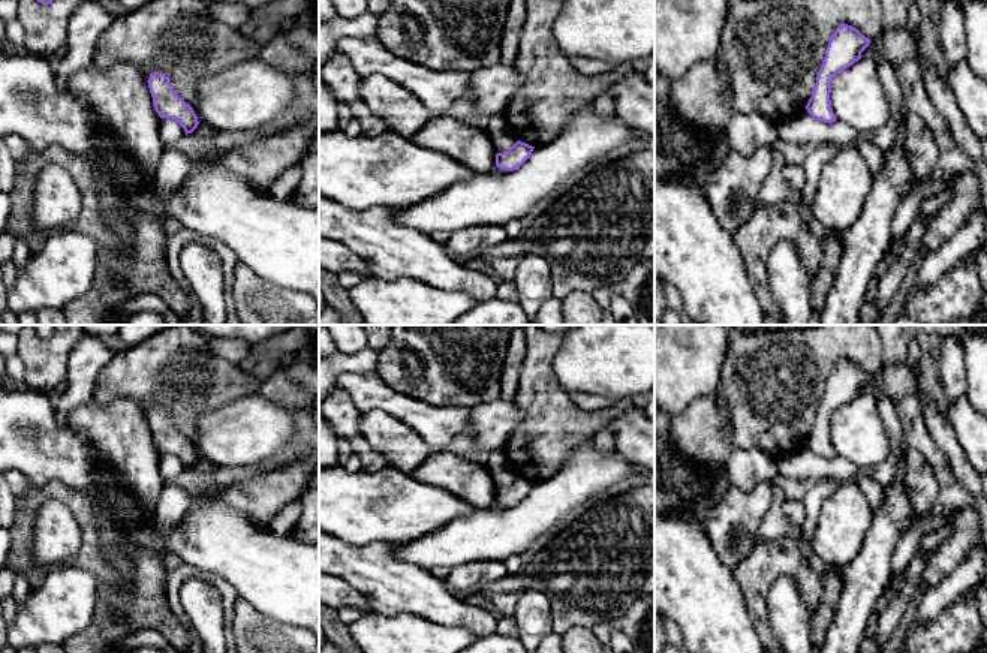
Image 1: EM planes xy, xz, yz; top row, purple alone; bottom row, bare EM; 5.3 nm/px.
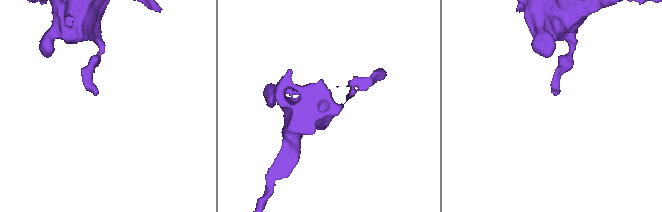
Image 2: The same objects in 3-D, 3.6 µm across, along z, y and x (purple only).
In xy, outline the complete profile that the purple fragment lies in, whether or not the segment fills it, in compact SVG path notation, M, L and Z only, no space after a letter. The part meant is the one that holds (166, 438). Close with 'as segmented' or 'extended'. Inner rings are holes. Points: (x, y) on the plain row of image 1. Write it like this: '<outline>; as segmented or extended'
M153 407L147 418L159 452L172 454L186 470L192 469L199 460L198 452L193 443L175 428L169 413L165 409Z; as segmented

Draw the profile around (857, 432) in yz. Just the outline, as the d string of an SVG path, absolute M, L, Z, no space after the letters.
M860 394L833 413L830 437L836 455L858 467L878 466L890 452L878 400L870 394Z

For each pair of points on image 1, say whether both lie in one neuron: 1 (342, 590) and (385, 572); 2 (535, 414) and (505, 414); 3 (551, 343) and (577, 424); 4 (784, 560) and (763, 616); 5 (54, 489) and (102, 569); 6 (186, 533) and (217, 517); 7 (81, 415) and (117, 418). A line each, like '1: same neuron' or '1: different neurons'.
1: different neurons
2: different neurons
3: same neuron
4: same neuron
5: same neuron
6: same neuron
7: same neuron

